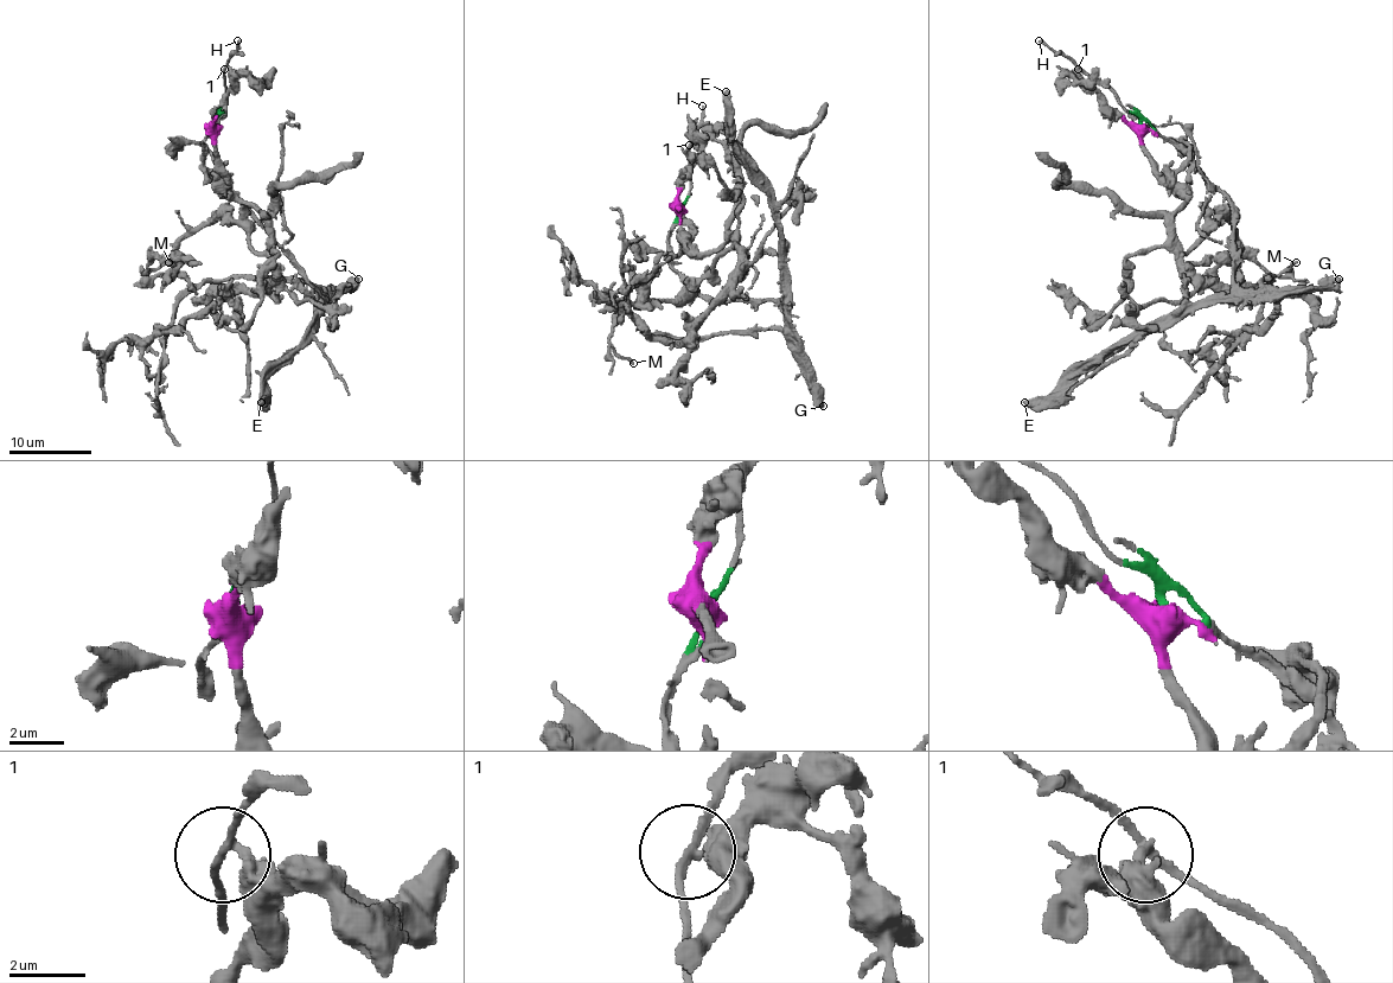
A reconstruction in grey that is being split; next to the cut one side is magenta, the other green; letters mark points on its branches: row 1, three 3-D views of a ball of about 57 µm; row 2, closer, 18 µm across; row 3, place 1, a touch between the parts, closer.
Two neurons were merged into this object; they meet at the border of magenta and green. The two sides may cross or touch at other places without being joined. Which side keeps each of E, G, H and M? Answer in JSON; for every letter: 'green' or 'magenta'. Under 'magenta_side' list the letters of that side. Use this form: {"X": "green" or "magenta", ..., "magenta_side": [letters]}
{"E": "green", "G": "green", "H": "green", "M": "magenta", "magenta_side": ["M"]}

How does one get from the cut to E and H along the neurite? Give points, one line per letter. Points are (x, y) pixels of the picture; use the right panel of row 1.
E: (1141, 125), (1147, 120), (1171, 139), (1232, 204), (1233, 291), (1149, 321), (1053, 395), (1023, 403)
H: (1141, 125), (1103, 83), (1039, 42)

